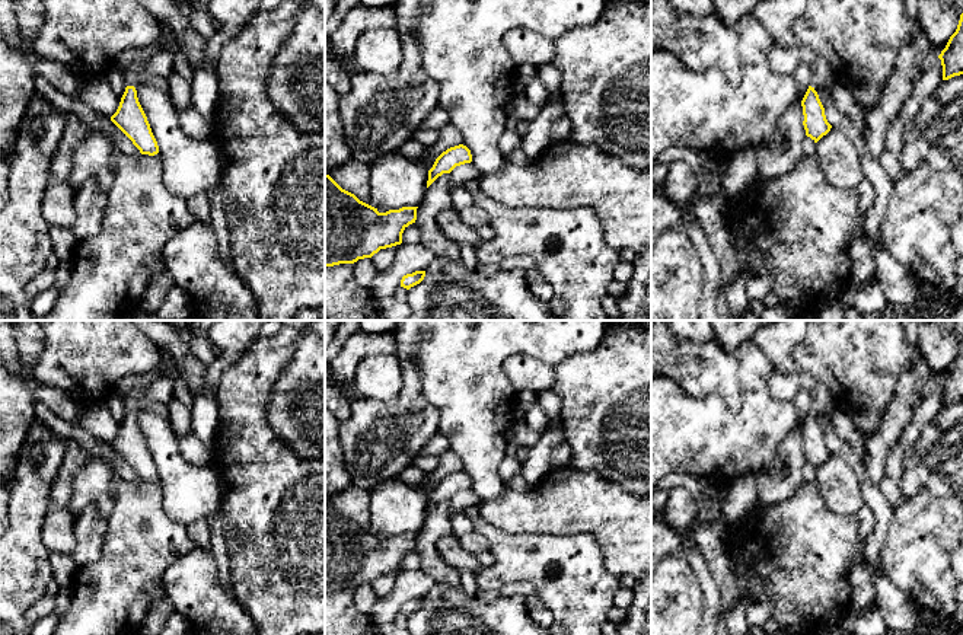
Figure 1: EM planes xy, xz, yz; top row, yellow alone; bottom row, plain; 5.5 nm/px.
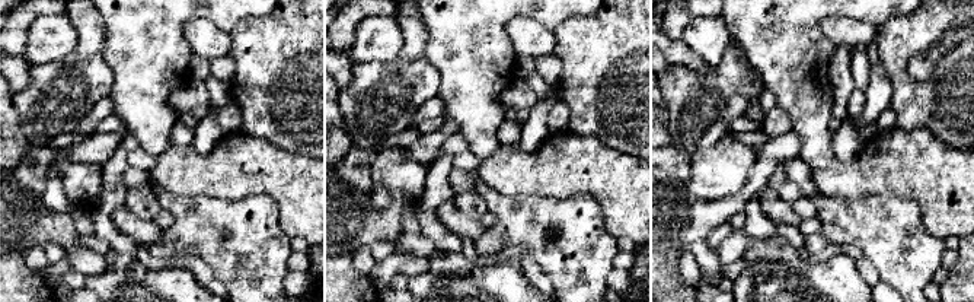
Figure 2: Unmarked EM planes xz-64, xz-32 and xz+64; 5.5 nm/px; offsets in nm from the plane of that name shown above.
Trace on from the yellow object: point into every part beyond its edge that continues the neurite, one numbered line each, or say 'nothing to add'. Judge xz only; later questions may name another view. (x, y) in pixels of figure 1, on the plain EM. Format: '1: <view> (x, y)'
nothing to add

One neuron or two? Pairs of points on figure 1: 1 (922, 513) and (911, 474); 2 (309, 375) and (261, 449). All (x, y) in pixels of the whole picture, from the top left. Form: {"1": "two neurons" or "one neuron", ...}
{"1": "two neurons", "2": "two neurons"}

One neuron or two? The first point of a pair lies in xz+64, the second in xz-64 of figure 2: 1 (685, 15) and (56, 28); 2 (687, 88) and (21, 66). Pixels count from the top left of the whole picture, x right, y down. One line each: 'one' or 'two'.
1: two
2: two

